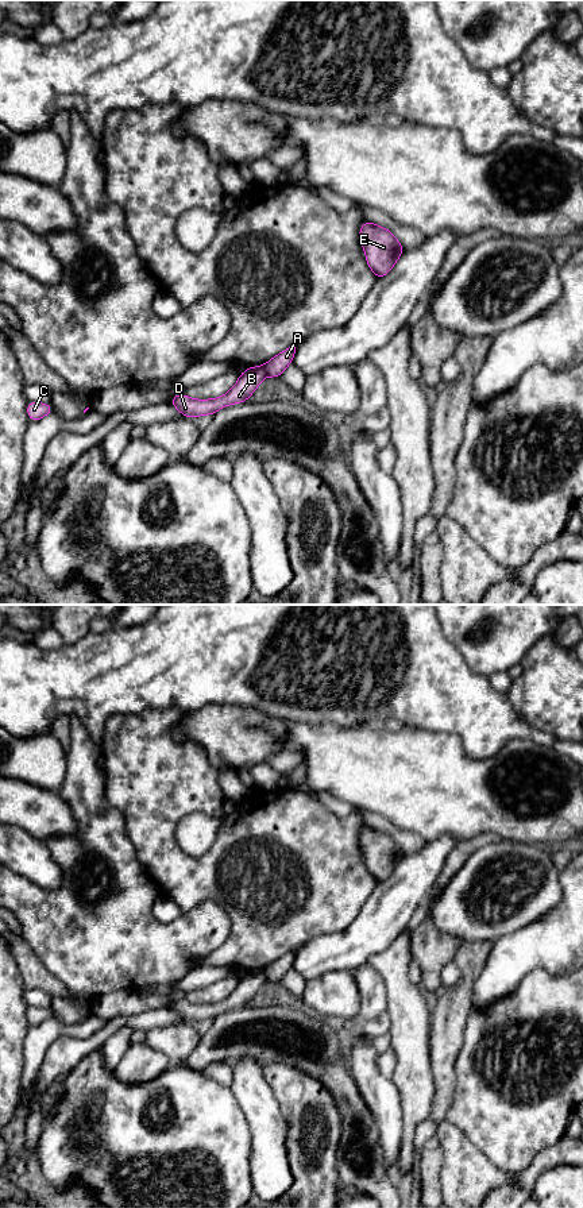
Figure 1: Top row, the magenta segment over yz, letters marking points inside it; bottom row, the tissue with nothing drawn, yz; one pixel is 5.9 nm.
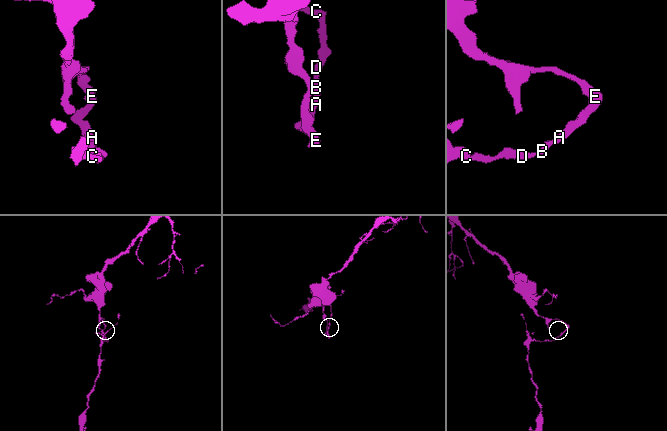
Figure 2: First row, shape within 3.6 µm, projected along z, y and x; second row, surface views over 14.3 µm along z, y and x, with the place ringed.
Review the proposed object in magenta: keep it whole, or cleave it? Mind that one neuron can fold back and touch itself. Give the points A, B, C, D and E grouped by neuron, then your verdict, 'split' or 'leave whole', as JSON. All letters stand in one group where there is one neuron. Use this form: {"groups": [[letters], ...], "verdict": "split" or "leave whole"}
{"groups": [["A", "E"], ["B", "C", "D"]], "verdict": "split"}

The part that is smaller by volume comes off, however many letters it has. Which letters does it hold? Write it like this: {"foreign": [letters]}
{"foreign": ["B", "C", "D"]}

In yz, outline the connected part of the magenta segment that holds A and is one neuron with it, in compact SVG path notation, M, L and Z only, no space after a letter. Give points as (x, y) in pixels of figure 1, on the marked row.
M296 344L286 348L281 354L275 355L266 364L263 364L266 374L269 377L279 378L285 371L285 368L292 364L294 354L296 354Z

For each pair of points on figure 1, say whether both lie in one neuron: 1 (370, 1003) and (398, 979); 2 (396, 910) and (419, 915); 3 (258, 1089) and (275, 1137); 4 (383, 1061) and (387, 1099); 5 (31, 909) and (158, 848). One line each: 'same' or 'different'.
1: different
2: different
3: same
4: different
5: different

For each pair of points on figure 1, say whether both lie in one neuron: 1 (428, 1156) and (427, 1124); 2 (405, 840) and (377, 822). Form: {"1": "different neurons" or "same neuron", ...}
{"1": "different neurons", "2": "same neuron"}

